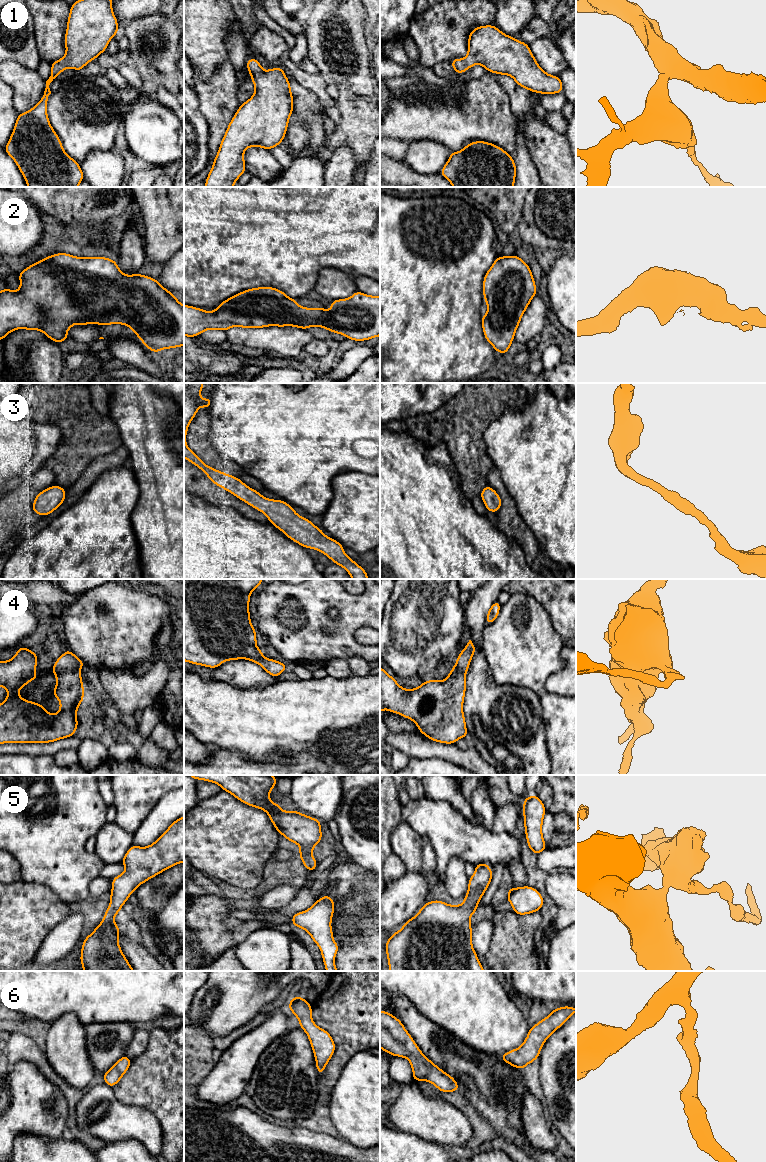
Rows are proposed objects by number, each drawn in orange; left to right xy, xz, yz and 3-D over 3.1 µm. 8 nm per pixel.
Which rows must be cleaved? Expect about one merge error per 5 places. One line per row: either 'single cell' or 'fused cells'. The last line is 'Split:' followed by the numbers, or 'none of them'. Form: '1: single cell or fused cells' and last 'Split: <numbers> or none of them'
1: single cell
2: fused cells
3: single cell
4: single cell
5: single cell
6: single cell
Split: 2

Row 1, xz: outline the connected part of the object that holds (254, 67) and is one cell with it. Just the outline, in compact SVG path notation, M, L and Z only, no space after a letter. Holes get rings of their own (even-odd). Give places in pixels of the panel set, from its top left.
M255 58L248 59L246 67L255 86L255 92L250 99L240 105L230 121L205 180L205 187L233 187L239 177L246 172L244 151L247 148L261 147L270 151L285 139L289 118L293 113L294 98L284 67L264 71Z

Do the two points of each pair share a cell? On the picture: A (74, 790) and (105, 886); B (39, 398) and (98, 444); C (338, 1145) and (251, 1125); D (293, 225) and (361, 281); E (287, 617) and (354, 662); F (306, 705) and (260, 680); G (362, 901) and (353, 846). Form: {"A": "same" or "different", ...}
{"A": "different", "B": "same", "C": "same", "D": "different", "E": "different", "F": "different", "G": "different"}

